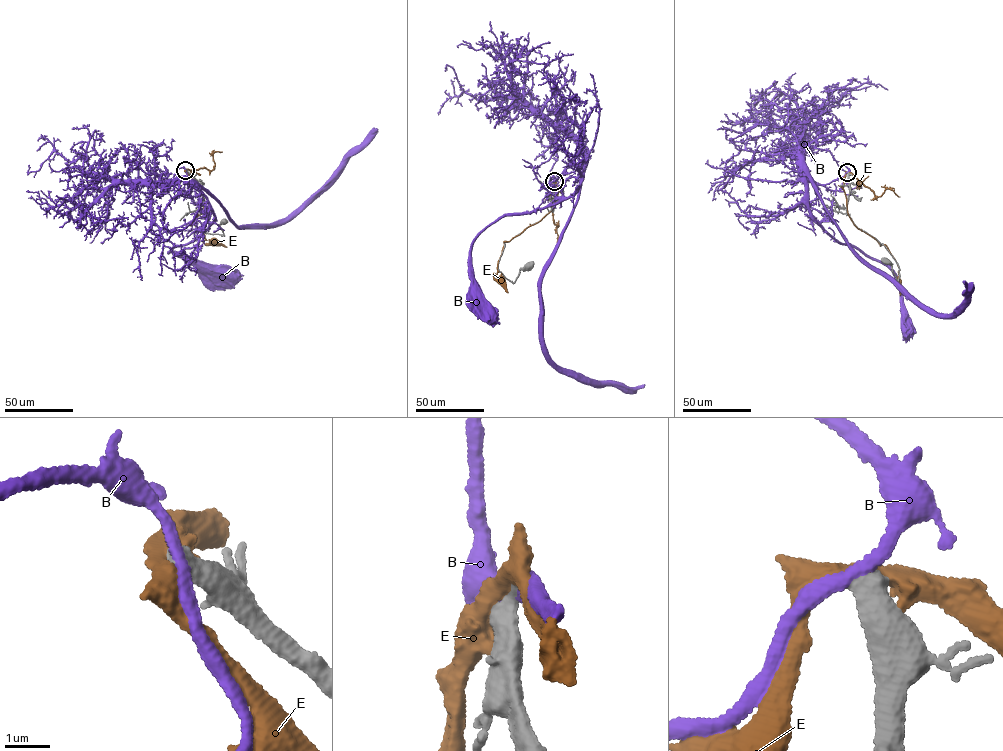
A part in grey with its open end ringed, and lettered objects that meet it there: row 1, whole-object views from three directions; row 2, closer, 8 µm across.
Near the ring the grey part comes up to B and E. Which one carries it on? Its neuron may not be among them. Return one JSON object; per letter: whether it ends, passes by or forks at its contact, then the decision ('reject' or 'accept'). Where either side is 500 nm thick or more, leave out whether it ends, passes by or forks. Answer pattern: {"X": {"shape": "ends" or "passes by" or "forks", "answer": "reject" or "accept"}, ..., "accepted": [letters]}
{"B": {"answer": "reject"}, "E": {"answer": "reject"}, "accepted": []}

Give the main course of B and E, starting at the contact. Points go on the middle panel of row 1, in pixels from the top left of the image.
B: (554, 182), (581, 154), (583, 171), (574, 192), (557, 203), (505, 214), (473, 243), (469, 258), (490, 315)
E: (554, 182), (558, 190), (551, 211), (504, 242), (498, 271), (493, 274), (503, 281)

